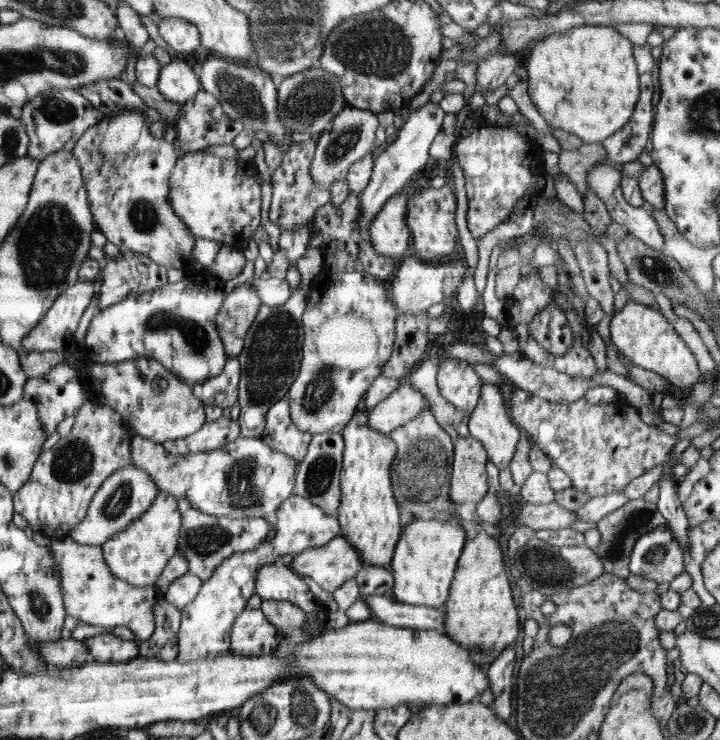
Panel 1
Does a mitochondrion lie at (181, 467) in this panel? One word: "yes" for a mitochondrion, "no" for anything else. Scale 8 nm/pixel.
no

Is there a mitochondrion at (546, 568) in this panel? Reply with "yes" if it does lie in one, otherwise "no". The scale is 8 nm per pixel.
yes

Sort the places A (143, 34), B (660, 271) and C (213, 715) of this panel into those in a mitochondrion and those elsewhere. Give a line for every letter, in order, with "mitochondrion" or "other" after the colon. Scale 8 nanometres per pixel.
A: other
B: mitochondrion
C: other

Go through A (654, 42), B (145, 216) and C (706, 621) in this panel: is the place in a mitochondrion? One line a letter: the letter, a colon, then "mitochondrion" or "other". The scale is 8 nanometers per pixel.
A: other
B: mitochondrion
C: mitochondrion

